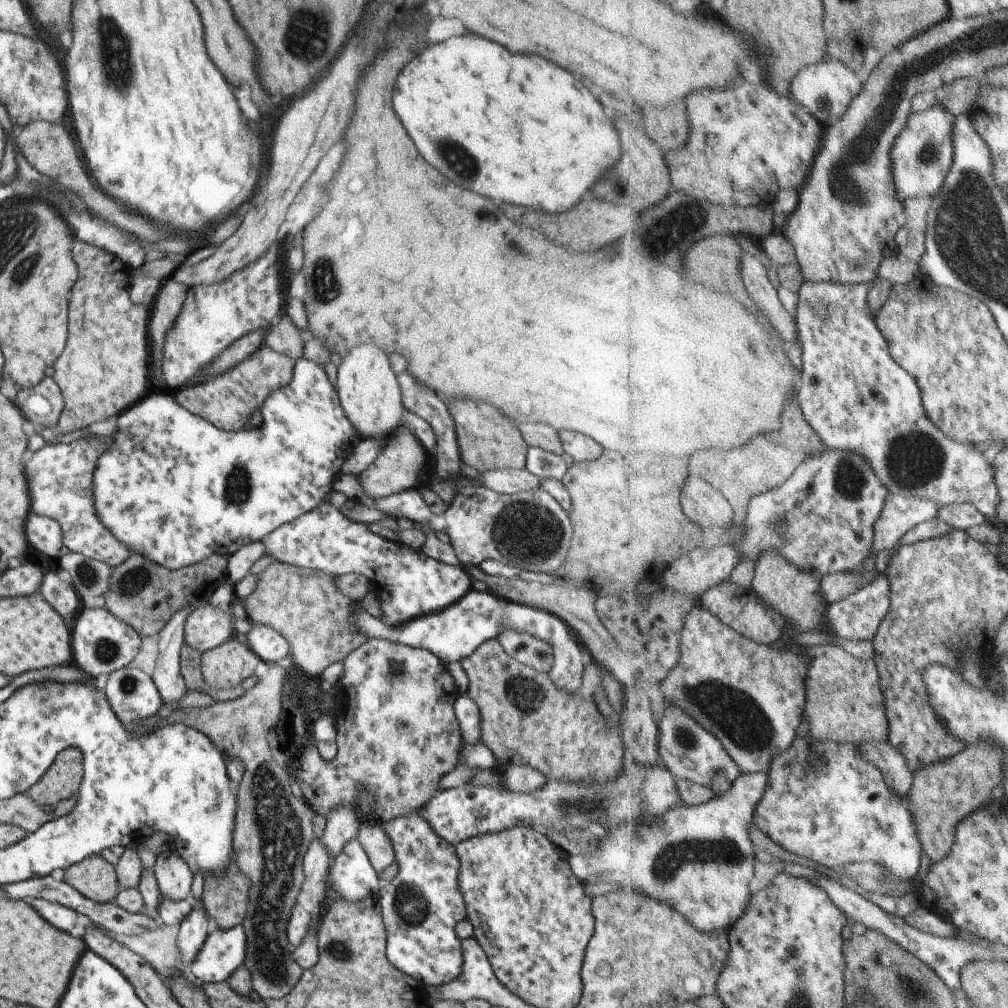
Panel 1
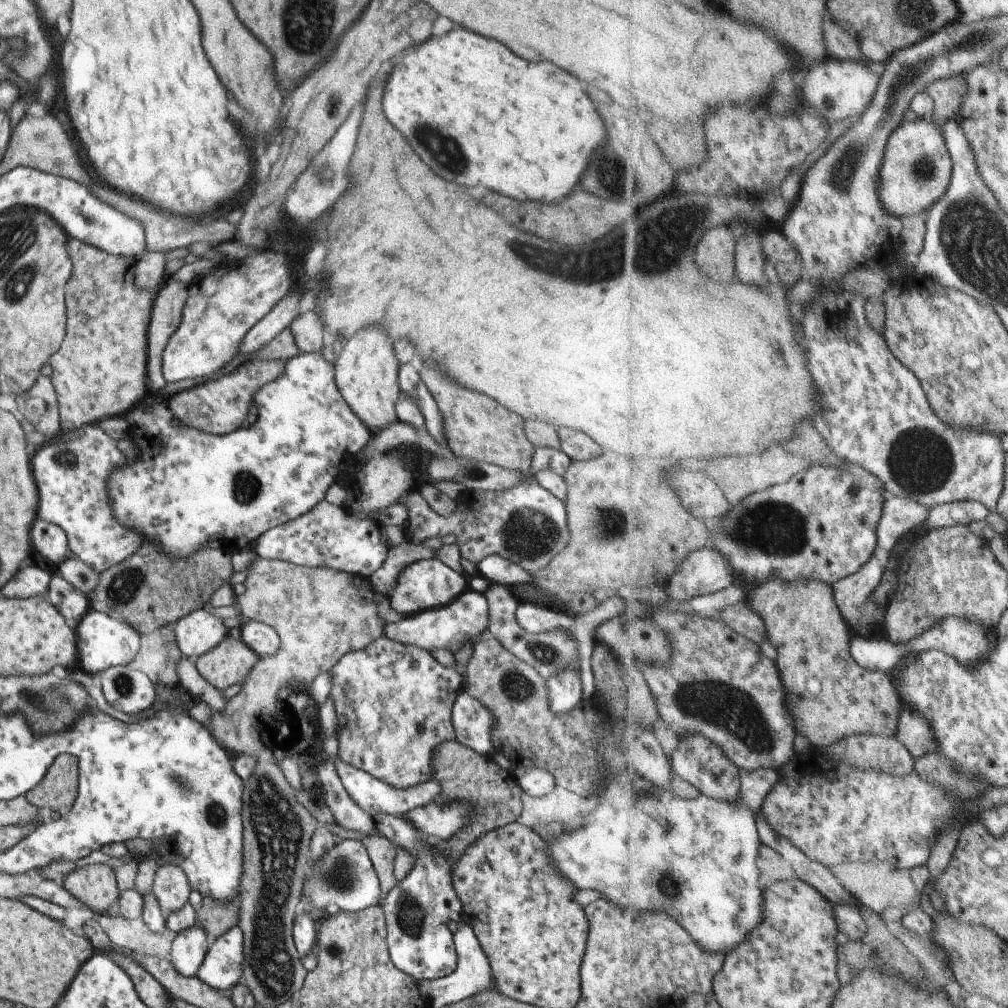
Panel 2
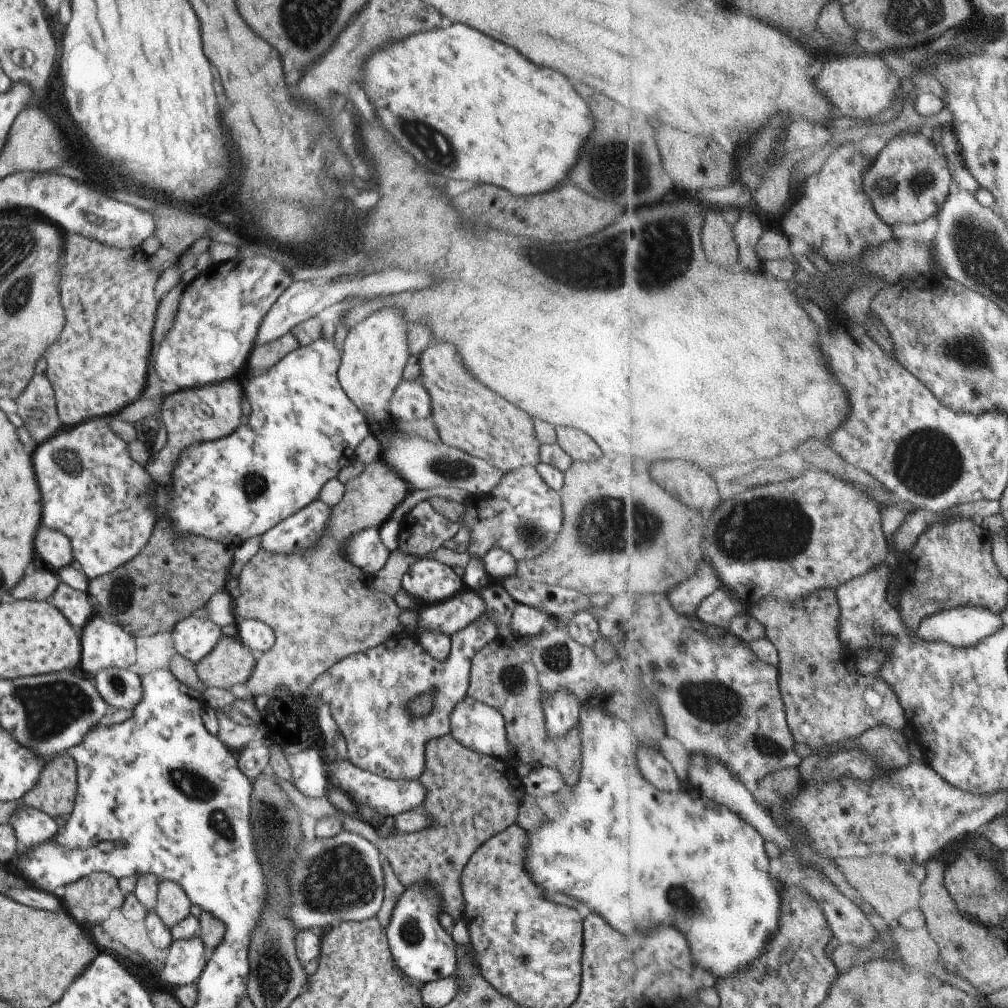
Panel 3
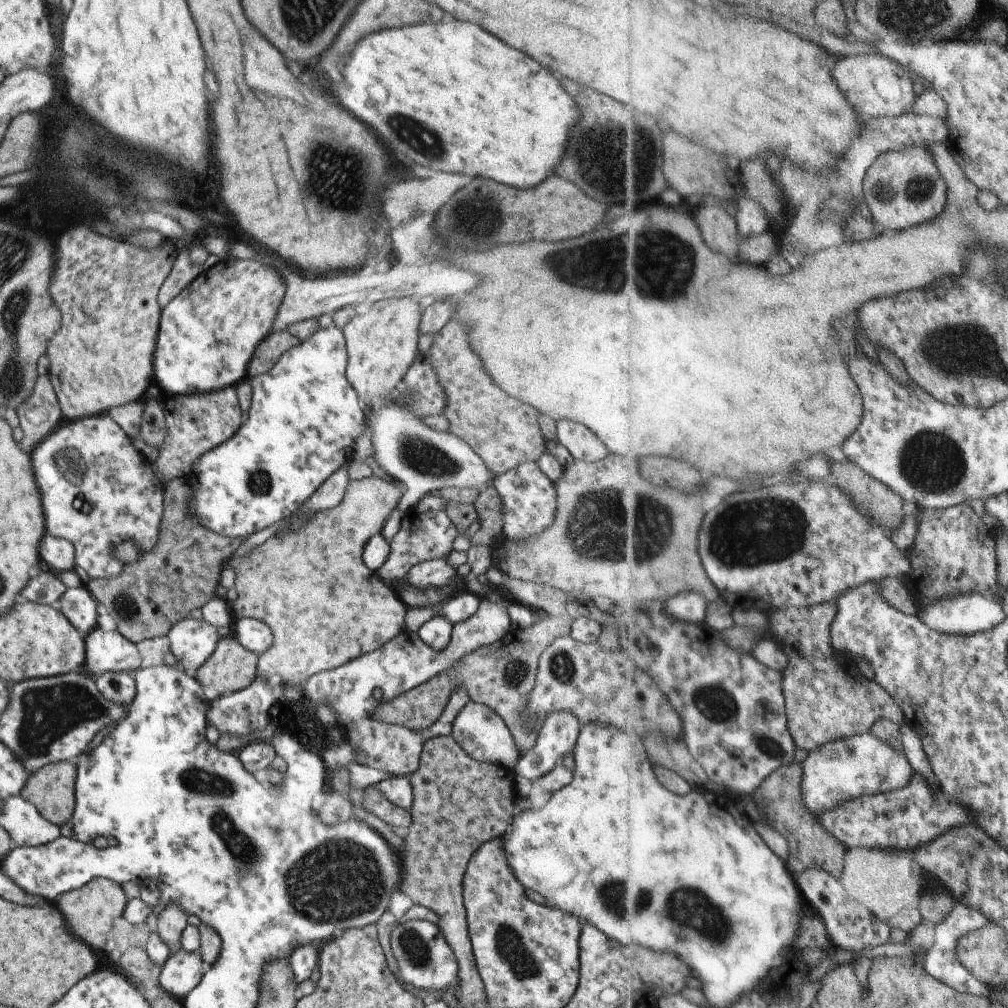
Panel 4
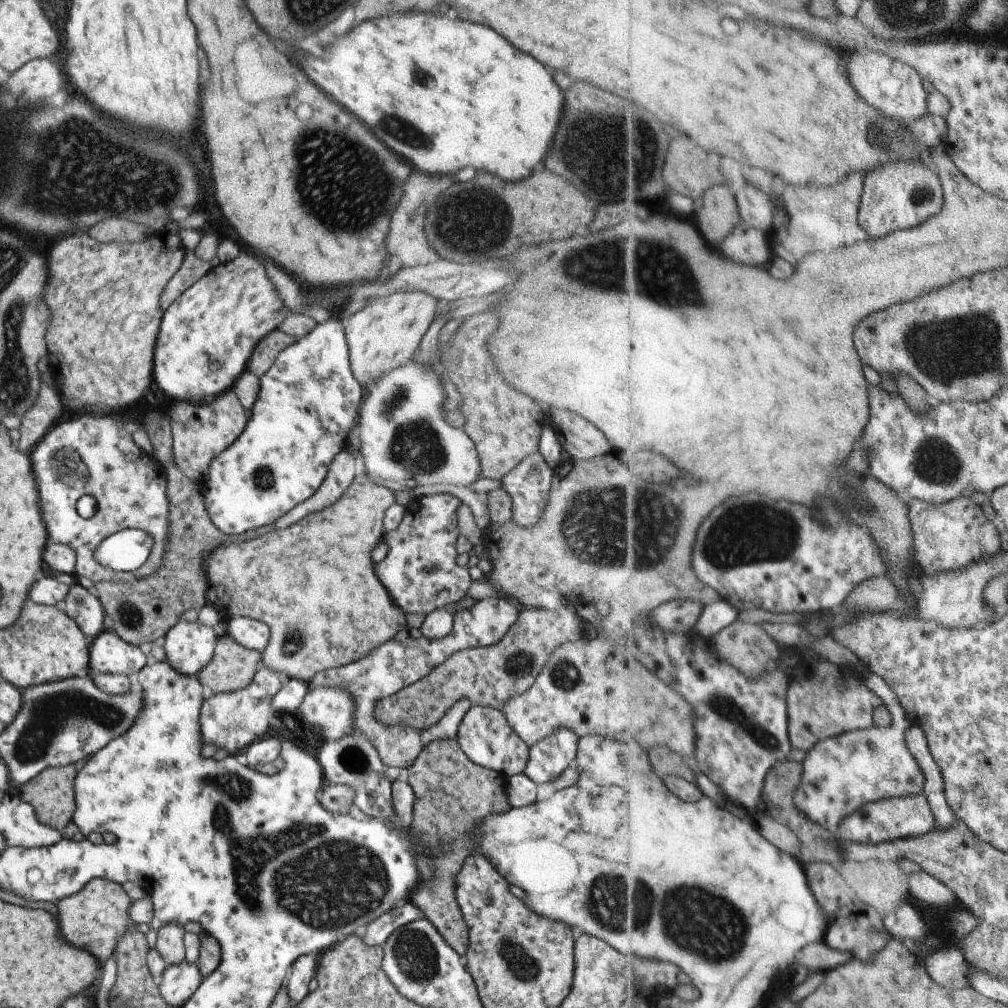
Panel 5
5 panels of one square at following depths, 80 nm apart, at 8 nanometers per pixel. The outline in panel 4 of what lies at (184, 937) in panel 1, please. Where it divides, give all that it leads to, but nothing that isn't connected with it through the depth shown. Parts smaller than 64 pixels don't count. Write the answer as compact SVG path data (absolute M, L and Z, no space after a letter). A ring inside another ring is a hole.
M179 948L161 964L157 984L165 993L181 1001L199 982L205 966L198 951L187 952Z

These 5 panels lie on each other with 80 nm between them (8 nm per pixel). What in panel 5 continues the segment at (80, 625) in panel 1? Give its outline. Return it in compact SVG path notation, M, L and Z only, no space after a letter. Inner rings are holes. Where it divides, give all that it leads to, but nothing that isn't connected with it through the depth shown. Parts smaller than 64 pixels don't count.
M101 631L89 641L87 674L135 674L145 665L138 646L121 640L114 631Z

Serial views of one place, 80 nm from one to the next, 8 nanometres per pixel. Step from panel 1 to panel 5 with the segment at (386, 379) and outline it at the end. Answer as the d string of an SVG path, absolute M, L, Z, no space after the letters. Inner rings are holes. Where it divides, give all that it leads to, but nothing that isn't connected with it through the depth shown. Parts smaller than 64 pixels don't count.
M400 292L371 300L365 308L349 316L347 324L343 326L344 339L351 374L363 391L387 371L401 366L414 356L438 305L439 302L424 292Z

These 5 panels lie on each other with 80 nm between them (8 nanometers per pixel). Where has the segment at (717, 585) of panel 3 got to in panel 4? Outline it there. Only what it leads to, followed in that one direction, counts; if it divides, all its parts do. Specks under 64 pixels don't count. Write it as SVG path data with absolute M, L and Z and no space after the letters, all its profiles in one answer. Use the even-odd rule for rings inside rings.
M687 591L667 600L666 611L678 621L704 623L708 601L699 591Z

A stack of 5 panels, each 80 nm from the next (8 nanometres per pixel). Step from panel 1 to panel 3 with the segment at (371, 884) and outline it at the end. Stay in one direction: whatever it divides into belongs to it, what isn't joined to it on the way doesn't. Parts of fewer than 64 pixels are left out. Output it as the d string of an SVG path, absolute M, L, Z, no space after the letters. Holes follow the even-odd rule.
M343 830L327 840L314 838L310 842L301 841L298 846L298 858L288 871L288 917L293 923L294 934L304 928L313 929L317 934L321 934L338 922L360 921L375 915L380 909L383 896L384 882L380 864L381 855L375 846L356 833Z

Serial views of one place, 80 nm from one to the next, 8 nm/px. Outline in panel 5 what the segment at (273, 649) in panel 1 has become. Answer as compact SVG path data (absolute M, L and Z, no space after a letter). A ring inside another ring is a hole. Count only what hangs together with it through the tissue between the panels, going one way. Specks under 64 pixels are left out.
M225 616L226 634L248 649L261 652L270 634L263 621L251 617Z

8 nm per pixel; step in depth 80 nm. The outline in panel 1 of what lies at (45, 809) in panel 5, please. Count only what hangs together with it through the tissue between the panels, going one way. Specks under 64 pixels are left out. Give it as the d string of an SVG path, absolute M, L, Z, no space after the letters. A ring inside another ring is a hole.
M69 747L58 752L53 762L45 769L26 794L39 807L52 808L62 800L78 794L82 781L82 754L77 747Z

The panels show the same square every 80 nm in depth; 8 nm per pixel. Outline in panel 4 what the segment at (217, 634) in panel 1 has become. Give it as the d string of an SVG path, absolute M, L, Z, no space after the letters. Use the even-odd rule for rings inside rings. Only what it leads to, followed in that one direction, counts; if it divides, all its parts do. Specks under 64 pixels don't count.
M189 616L177 621L169 629L167 637L170 652L178 662L177 667L183 666L190 673L213 652L220 638L216 627Z

